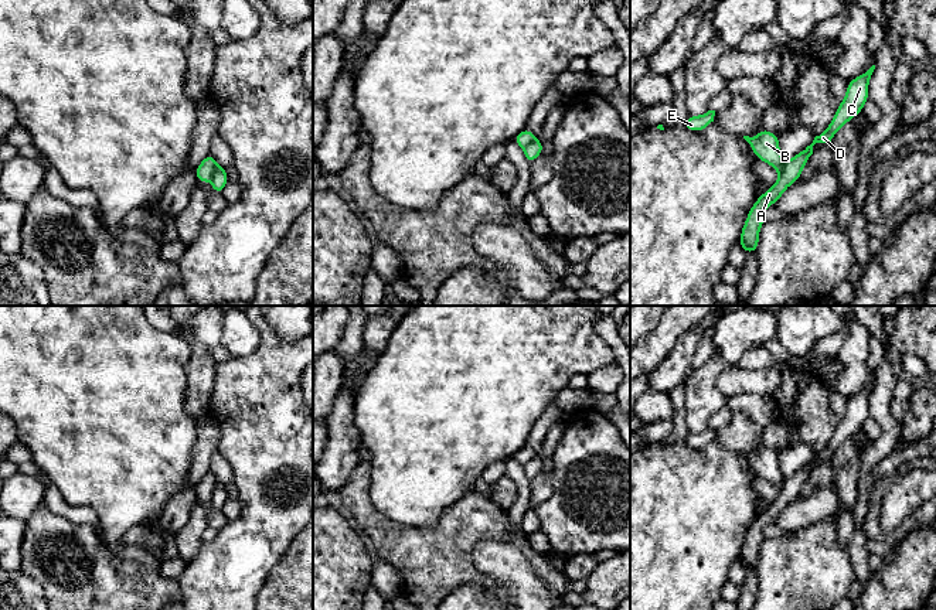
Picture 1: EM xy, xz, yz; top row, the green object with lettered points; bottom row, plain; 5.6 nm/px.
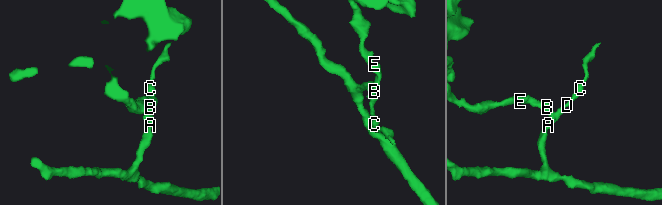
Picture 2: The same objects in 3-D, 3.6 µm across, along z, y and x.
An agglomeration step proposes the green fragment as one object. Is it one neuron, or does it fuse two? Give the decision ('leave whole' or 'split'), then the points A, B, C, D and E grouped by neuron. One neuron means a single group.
split; A C D / B E

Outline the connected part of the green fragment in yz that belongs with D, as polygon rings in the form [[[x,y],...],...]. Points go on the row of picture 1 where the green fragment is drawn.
[[[872,65],[865,74],[861,74],[860,76],[848,82],[844,100],[838,105],[834,119],[831,120],[828,127],[821,134],[816,136],[810,146],[807,146],[792,160],[784,163],[782,171],[779,173],[777,183],[765,194],[759,195],[758,201],[752,205],[739,239],[739,243],[746,253],[756,253],[759,243],[759,231],[765,222],[763,211],[769,205],[775,205],[776,201],[783,195],[786,188],[799,180],[804,164],[813,154],[813,146],[816,143],[830,143],[840,127],[854,119],[855,115],[862,112],[865,102],[869,99],[868,84],[874,69],[875,65]]]

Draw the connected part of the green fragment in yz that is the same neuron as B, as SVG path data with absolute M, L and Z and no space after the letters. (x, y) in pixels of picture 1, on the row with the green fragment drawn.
M762 129L756 137L743 136L743 139L749 143L755 156L775 167L779 173L782 171L784 161L780 156L779 149L779 136Z

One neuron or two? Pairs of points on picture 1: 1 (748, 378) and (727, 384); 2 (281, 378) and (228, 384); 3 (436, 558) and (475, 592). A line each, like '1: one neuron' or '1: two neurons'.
1: one neuron
2: one neuron
3: two neurons

